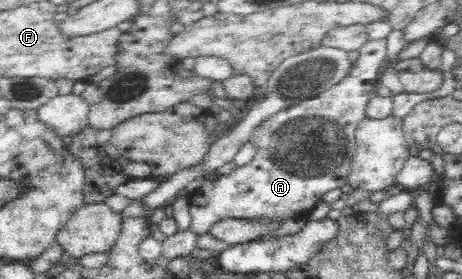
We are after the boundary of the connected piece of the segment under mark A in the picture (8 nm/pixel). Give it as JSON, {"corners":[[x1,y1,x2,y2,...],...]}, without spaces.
{"corners":[[368,39,368,41,358,51,360,57,353,62,353,65,349,69,347,76,345,76,345,78,342,78,337,84,334,84,331,88,320,92,316,97,304,100,303,102,294,104,289,108,276,112,277,114,273,114,271,118,263,120,263,122,257,126,257,129,253,131,249,137,249,141,256,148,256,154,250,163,241,167,237,167,228,175,219,175,212,181,206,180,205,184,203,184,203,186,201,186,201,188,199,188,199,190,197,190,197,192,191,196,191,198,188,198,188,204,191,204,191,210,189,210,189,212,192,218,188,229,191,232,197,235,207,234,213,224,223,219,263,221,263,223,272,223,275,221,275,223,280,226,289,218,307,218,307,215,309,215,309,212,311,212,315,204,317,204,317,202,323,198,323,194,329,192,329,190,335,190,335,188,341,188,341,186,348,184,347,176,349,176,352,158,356,149,355,130,357,129,357,126,362,122,362,120,366,118,366,106,370,100,369,92,375,88,374,84,376,83,375,78,377,78,377,74,380,74,386,66,386,39]]}

